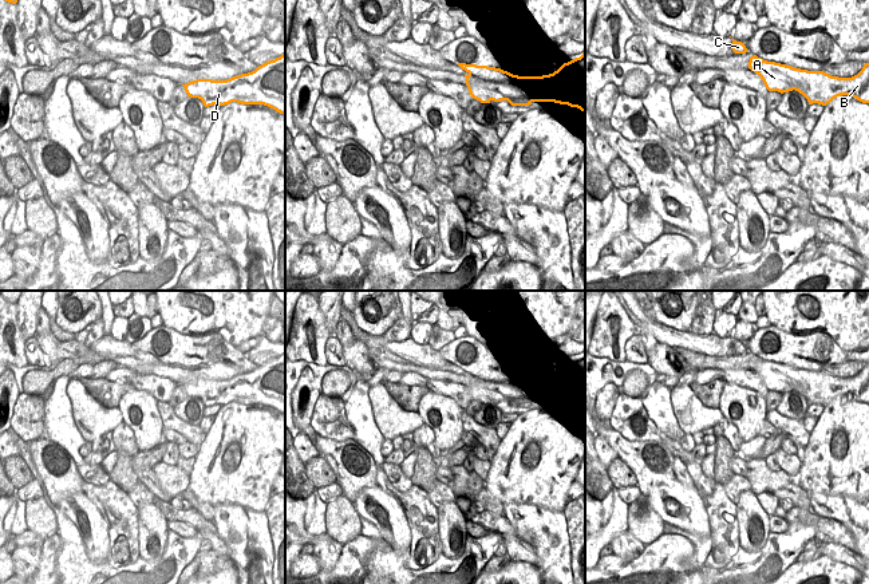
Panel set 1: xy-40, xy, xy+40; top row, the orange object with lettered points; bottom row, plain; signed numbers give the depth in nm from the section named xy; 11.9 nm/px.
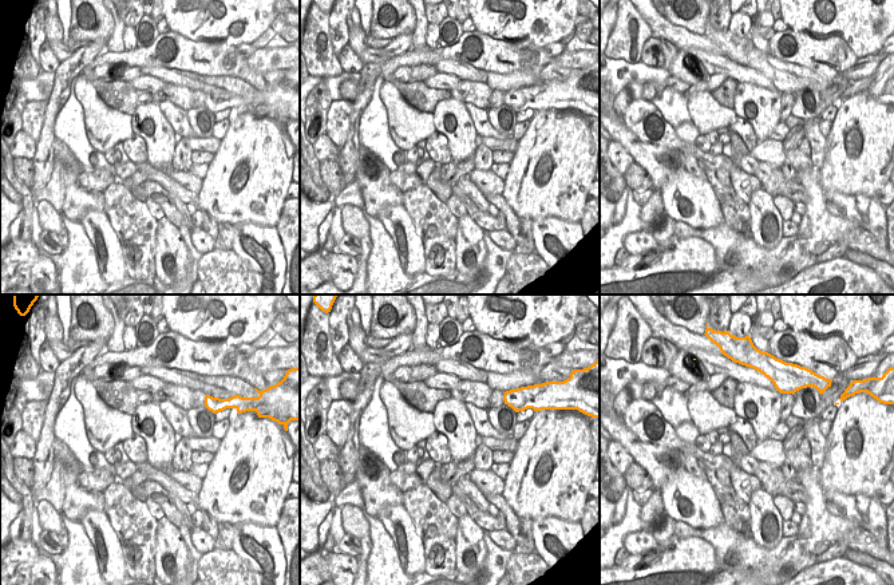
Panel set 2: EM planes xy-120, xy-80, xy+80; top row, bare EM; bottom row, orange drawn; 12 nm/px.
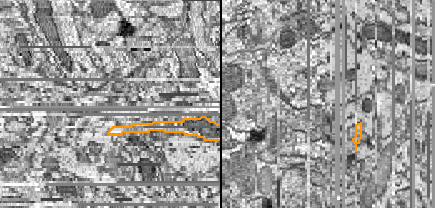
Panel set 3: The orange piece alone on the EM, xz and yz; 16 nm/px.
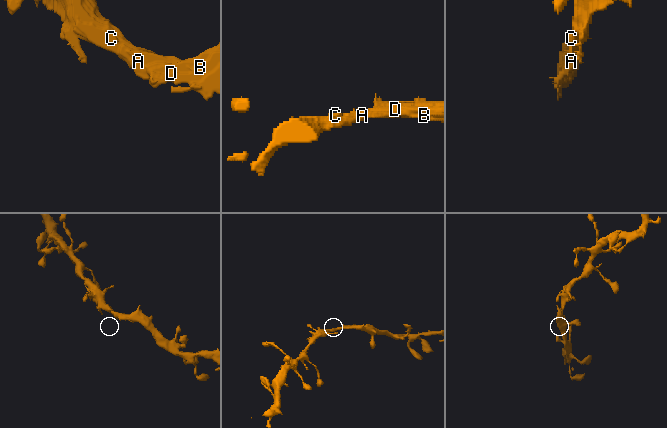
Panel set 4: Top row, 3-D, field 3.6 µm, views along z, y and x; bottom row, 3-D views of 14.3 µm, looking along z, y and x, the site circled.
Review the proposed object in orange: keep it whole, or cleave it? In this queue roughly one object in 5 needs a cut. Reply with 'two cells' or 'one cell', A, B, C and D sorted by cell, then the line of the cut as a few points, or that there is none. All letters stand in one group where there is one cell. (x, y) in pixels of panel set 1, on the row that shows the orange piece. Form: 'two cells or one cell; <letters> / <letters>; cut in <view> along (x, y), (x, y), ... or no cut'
one cell; A B C D; no cut

